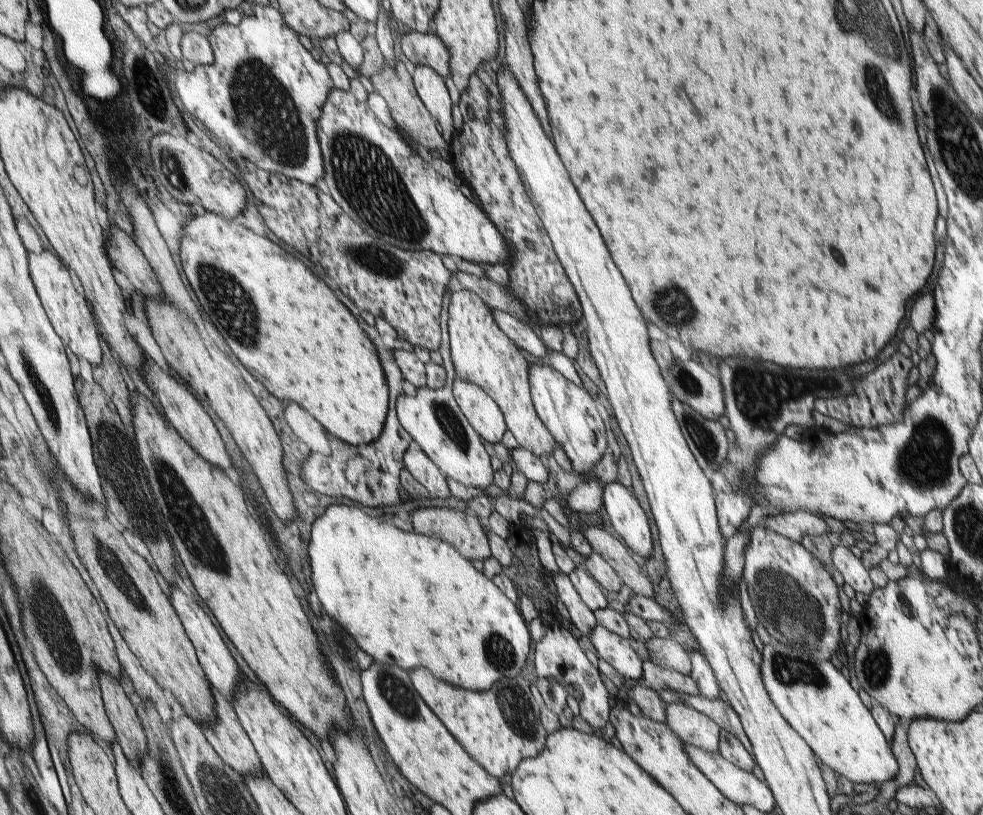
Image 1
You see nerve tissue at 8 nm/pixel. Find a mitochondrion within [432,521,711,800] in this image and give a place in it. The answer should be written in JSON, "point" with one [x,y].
{"point":[514,705]}

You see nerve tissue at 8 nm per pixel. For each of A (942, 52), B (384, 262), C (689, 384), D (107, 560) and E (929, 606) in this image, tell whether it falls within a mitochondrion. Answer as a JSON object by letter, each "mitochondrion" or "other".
{"A":"other","B":"mitochondrion","C":"mitochondrion","D":"mitochondrion","E":"other"}

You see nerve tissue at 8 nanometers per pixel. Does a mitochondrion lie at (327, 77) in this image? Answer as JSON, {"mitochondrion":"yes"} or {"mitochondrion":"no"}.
{"mitochondrion":"no"}

